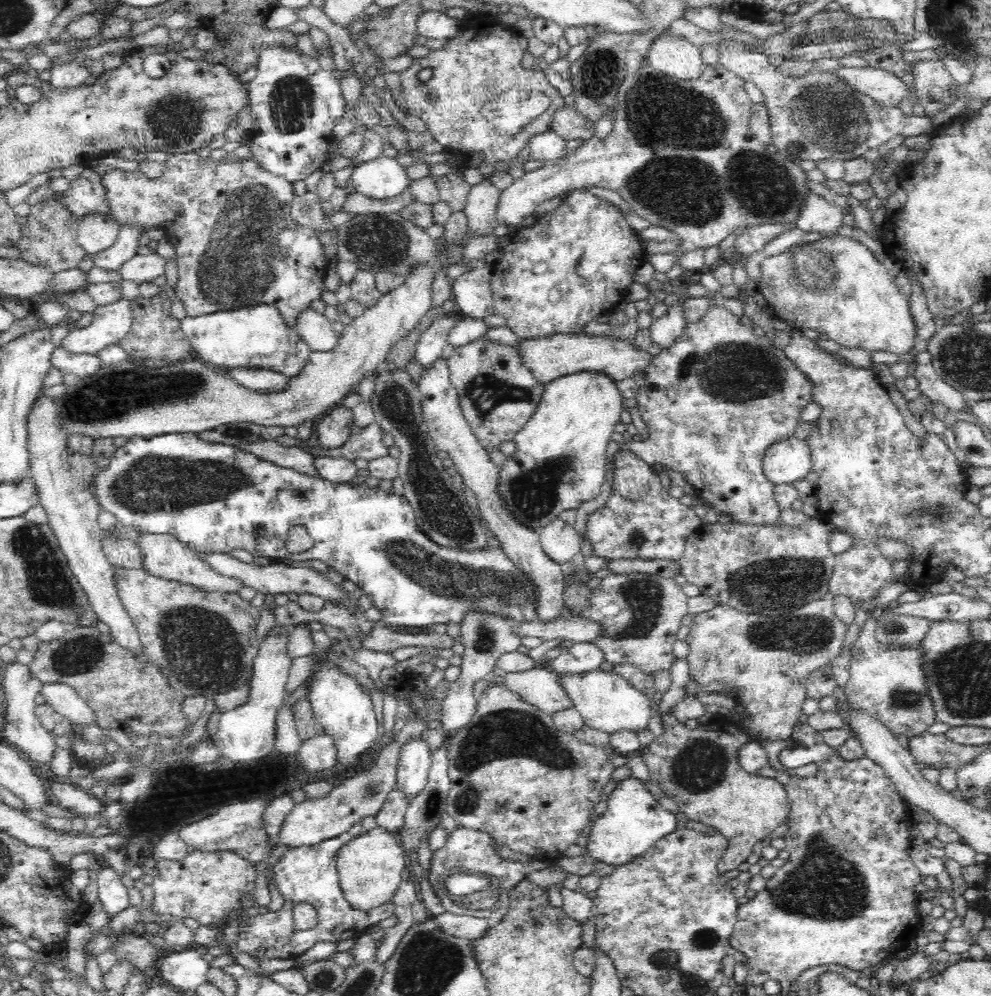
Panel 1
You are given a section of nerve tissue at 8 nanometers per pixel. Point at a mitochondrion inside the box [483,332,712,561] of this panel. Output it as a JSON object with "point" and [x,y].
{"point":[532,495]}

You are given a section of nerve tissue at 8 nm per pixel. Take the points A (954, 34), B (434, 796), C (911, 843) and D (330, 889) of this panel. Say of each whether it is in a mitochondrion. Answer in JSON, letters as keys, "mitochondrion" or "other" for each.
{"A":"other","B":"mitochondrion","C":"other","D":"other"}

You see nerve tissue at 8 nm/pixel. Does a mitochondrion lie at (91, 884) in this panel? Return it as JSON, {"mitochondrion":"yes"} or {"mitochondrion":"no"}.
{"mitochondrion":"no"}

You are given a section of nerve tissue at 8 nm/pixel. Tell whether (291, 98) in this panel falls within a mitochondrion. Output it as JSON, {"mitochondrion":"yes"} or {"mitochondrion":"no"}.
{"mitochondrion":"yes"}

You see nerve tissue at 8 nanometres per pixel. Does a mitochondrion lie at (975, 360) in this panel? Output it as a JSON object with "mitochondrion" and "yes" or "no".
{"mitochondrion":"yes"}

